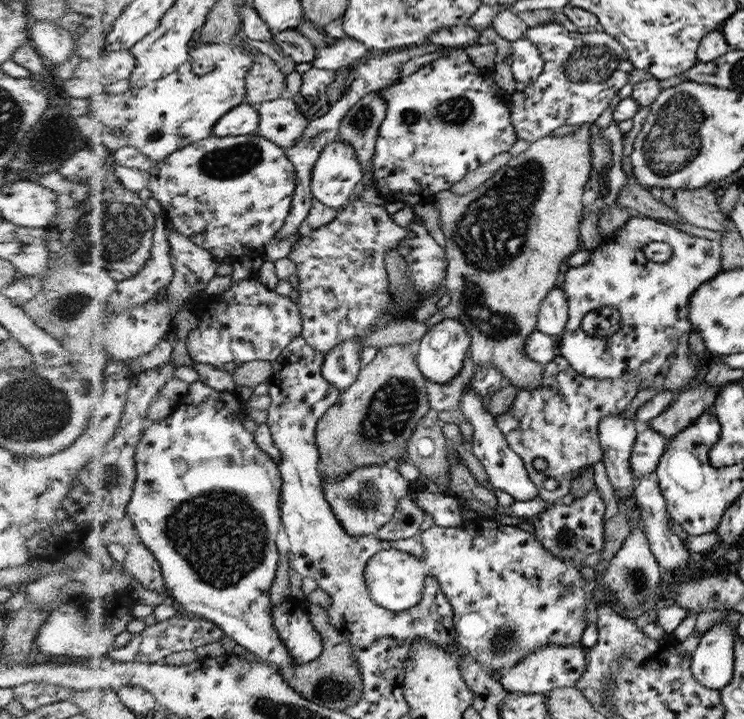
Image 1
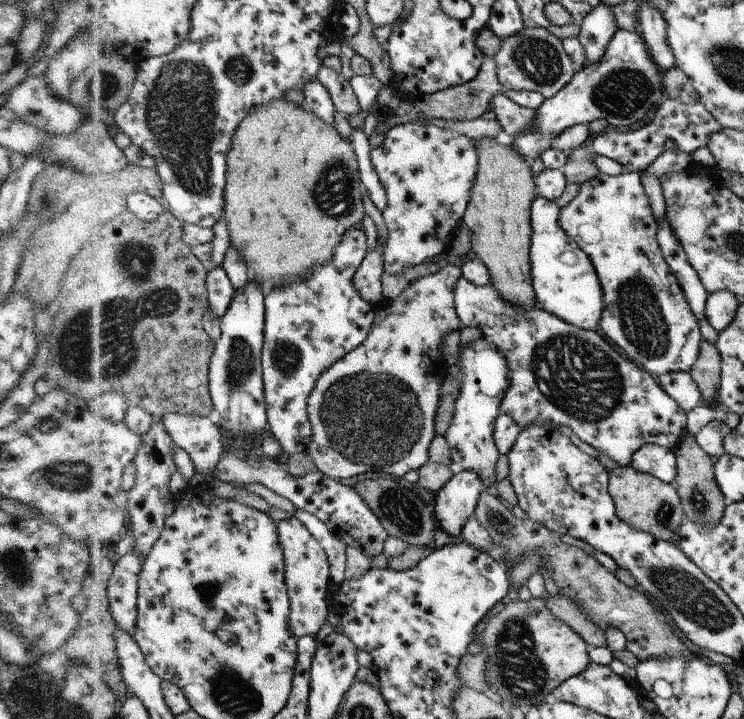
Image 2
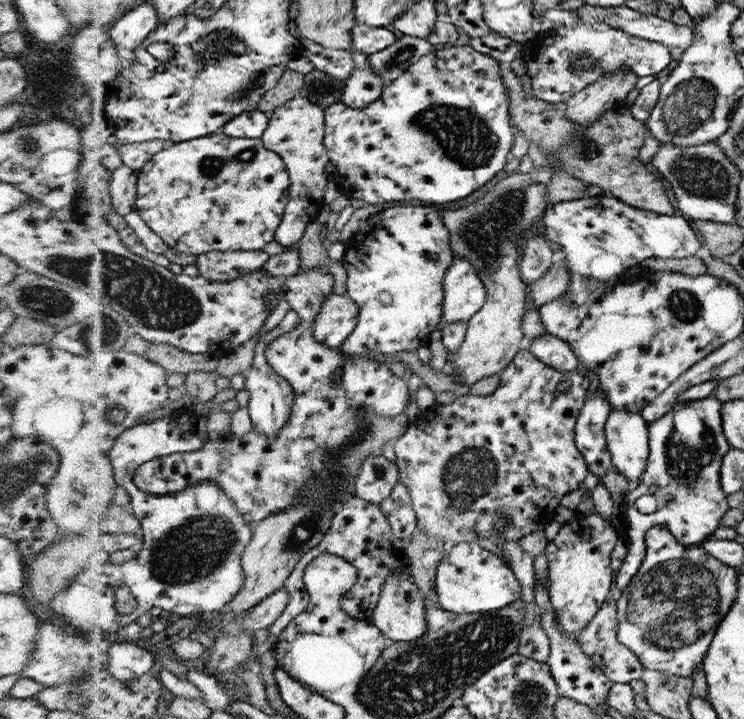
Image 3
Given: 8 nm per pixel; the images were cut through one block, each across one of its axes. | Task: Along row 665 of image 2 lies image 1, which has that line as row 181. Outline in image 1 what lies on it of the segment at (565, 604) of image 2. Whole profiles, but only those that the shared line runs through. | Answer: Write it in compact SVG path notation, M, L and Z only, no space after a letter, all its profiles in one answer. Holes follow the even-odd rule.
M630 156L621 157L622 169L627 174L628 181L618 194L617 204L626 207L640 216L652 217L654 220L662 218L673 222L684 222L672 208L668 208L662 200L659 200L648 188L644 188L632 172Z

